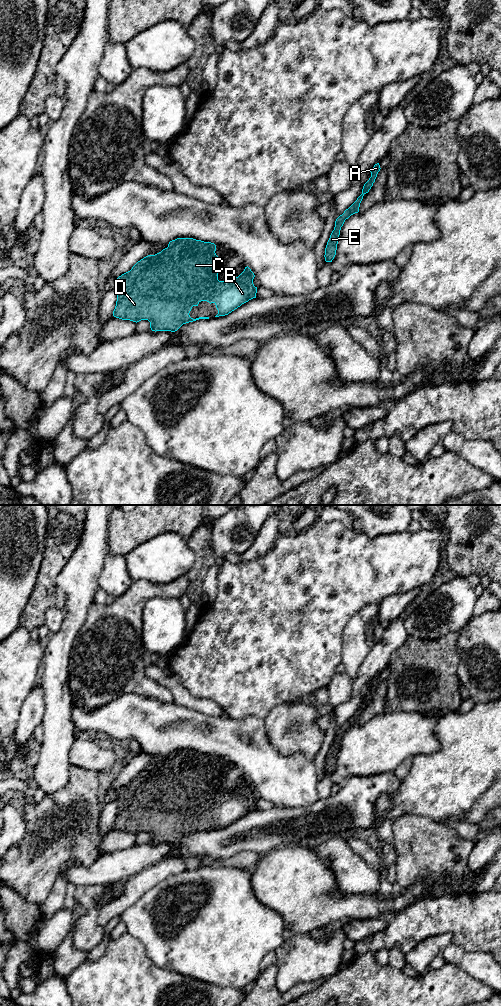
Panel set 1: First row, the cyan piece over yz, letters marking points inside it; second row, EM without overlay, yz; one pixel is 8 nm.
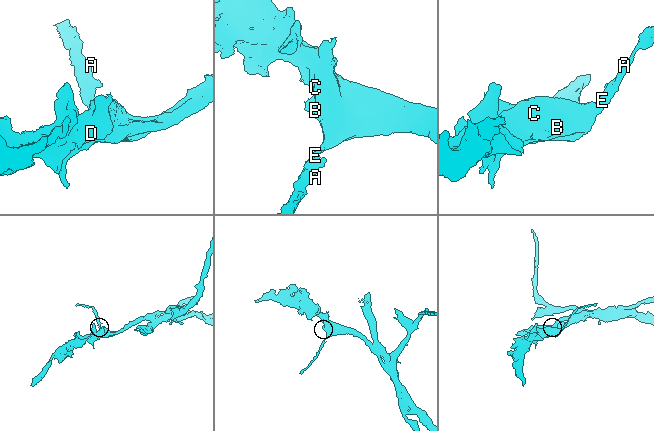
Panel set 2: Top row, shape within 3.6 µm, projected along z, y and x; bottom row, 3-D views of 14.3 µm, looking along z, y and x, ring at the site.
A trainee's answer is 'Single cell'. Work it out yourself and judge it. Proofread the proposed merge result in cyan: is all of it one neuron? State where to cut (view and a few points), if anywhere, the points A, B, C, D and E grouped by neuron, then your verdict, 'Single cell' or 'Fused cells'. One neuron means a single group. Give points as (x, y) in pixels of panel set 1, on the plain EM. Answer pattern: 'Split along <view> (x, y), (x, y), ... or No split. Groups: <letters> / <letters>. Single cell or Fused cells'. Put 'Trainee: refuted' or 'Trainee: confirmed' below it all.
No split. Groups: A B C D E. Single cell
Trainee: confirmed

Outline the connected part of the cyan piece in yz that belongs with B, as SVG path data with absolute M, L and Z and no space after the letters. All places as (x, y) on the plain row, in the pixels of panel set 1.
M177 750L169 754L168 759L155 767L148 767L138 773L130 783L117 790L118 807L113 828L122 832L139 834L148 832L152 843L177 843L183 836L209 829L193 831L189 825L193 818L201 813L214 815L218 822L215 829L225 828L249 812L256 810L257 799L253 796L254 785L247 778L244 783L231 793L219 793L218 785L222 771L215 765L216 757L193 750Z

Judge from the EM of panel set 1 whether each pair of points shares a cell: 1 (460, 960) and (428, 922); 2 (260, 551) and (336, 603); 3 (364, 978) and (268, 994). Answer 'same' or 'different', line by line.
1: different
2: different
3: different

